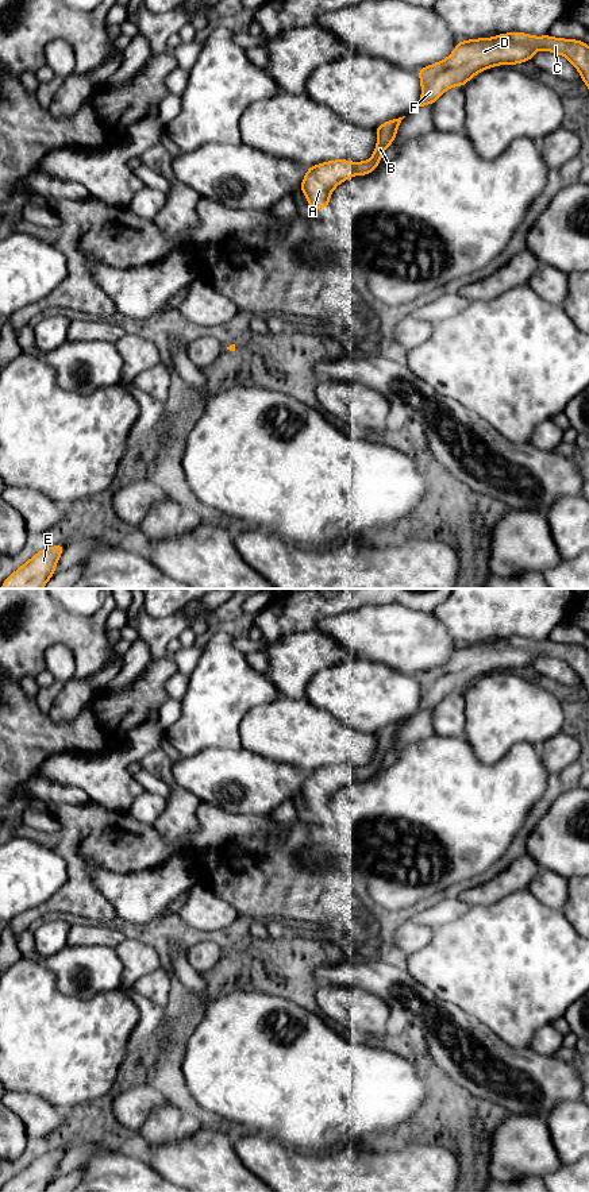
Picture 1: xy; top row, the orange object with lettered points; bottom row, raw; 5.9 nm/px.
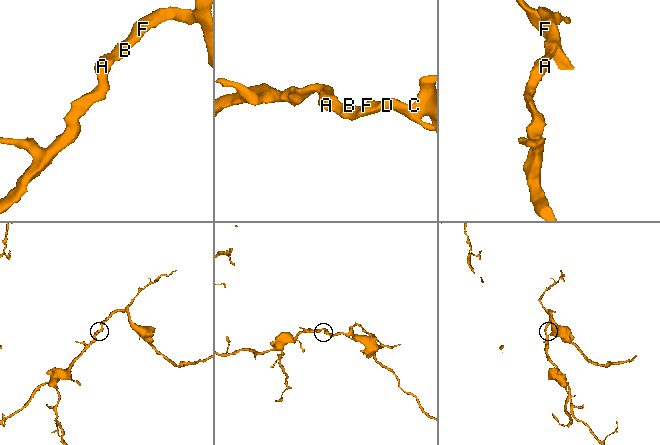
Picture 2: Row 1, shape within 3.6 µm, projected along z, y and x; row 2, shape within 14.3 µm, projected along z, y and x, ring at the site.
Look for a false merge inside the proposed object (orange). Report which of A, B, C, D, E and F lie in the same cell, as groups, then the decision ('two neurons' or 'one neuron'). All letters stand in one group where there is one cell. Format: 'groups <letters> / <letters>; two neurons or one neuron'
groups A B C D E F; one neuron

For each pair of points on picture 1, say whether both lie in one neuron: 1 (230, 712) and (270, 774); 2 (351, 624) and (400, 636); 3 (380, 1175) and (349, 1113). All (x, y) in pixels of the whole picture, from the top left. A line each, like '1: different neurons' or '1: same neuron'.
1: different neurons
2: same neuron
3: different neurons

